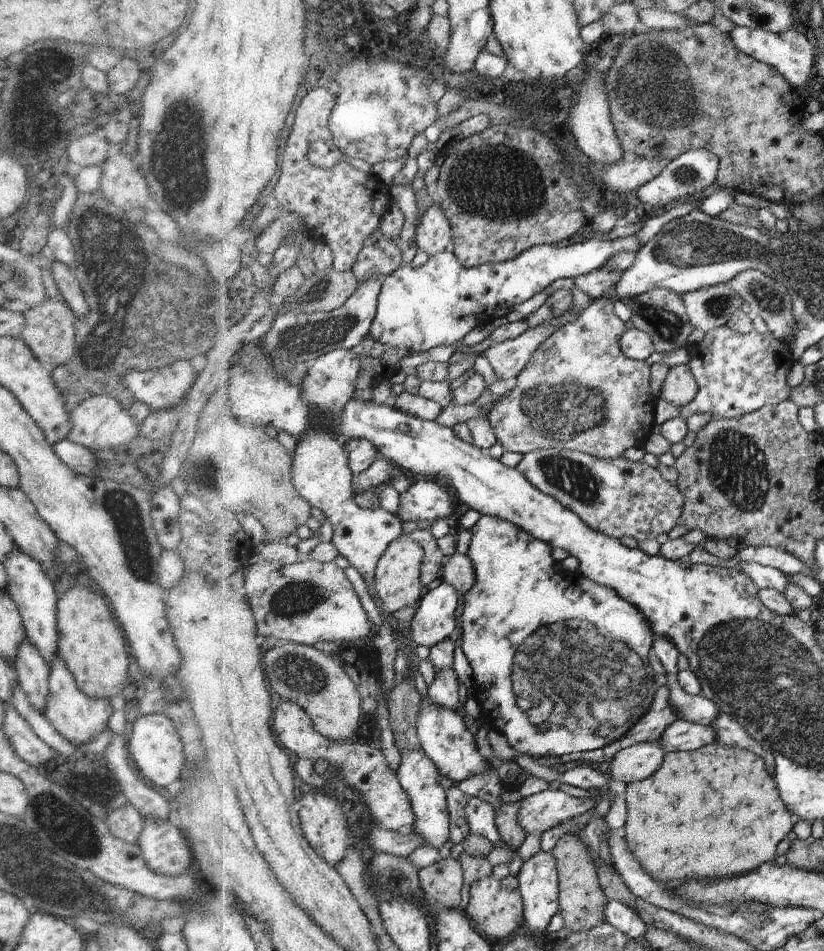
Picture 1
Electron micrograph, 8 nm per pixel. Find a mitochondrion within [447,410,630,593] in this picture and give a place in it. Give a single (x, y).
(570, 477)

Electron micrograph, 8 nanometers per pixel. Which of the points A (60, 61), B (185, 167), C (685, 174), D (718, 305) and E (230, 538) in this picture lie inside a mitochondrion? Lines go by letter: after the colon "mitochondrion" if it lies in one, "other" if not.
A: other
B: mitochondrion
C: mitochondrion
D: mitochondrion
E: other

